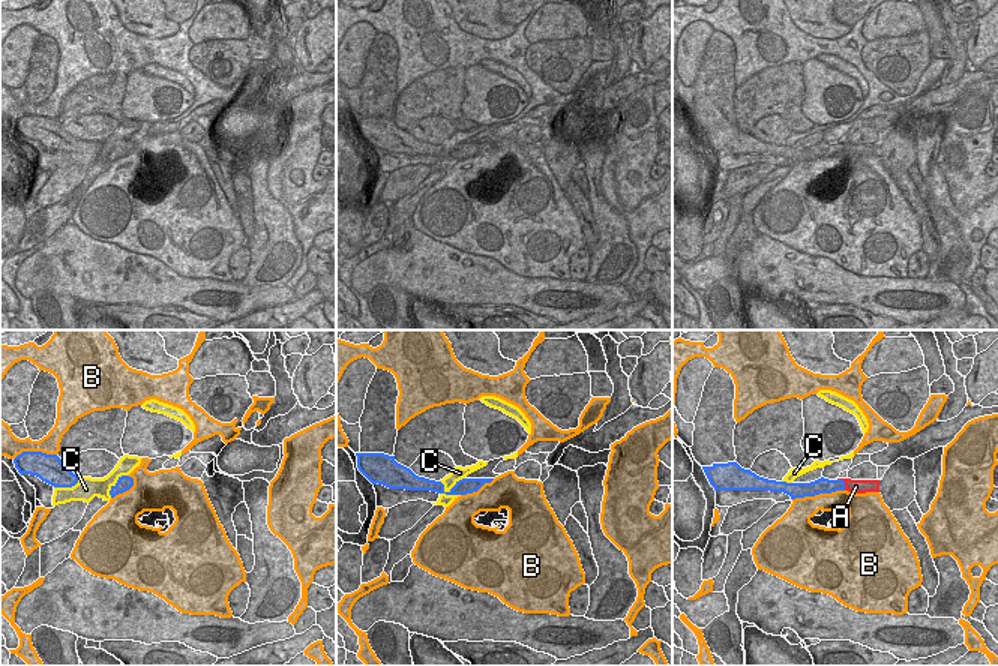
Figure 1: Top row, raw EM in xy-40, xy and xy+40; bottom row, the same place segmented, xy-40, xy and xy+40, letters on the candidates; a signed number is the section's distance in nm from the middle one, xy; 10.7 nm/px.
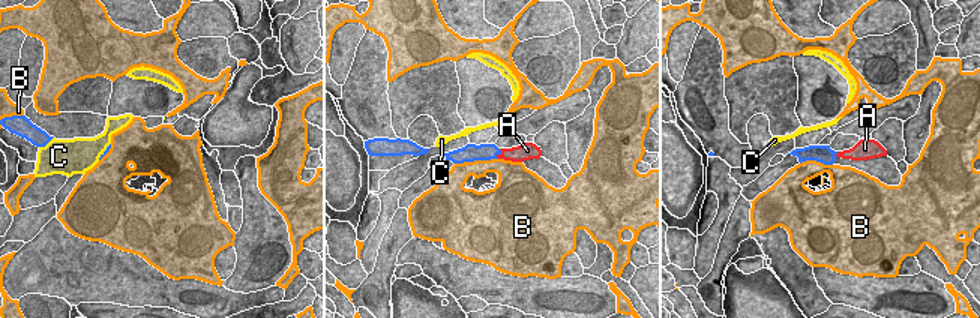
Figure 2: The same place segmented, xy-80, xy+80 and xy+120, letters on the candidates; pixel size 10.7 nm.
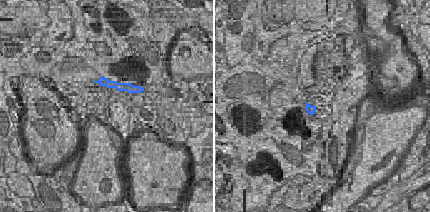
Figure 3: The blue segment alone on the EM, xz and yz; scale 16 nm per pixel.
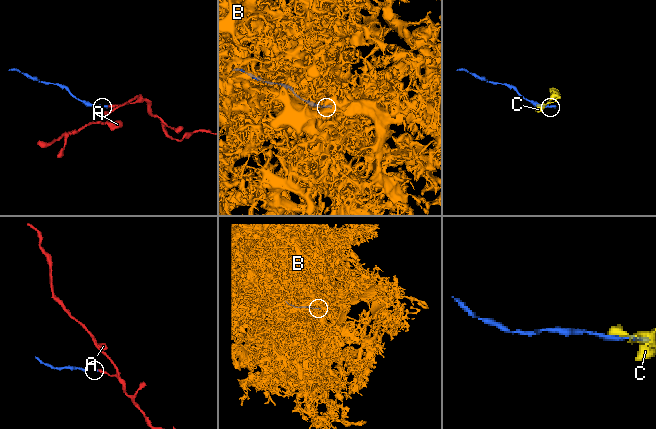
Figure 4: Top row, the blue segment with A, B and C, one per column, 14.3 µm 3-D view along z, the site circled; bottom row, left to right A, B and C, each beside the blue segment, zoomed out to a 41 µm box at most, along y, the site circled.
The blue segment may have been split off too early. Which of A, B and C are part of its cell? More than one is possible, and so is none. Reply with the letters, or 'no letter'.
no letter

